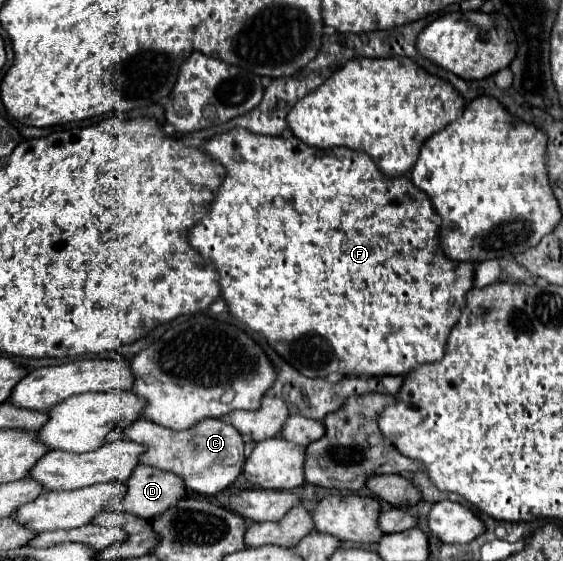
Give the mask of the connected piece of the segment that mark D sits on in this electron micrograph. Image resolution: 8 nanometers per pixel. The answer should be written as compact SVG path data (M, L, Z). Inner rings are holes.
M137 465L129 481L125 481L125 487L125 495L121 499L113 499L109 509L133 513L145 519L153 519L167 511L185 493L183 481L177 475L147 465Z

